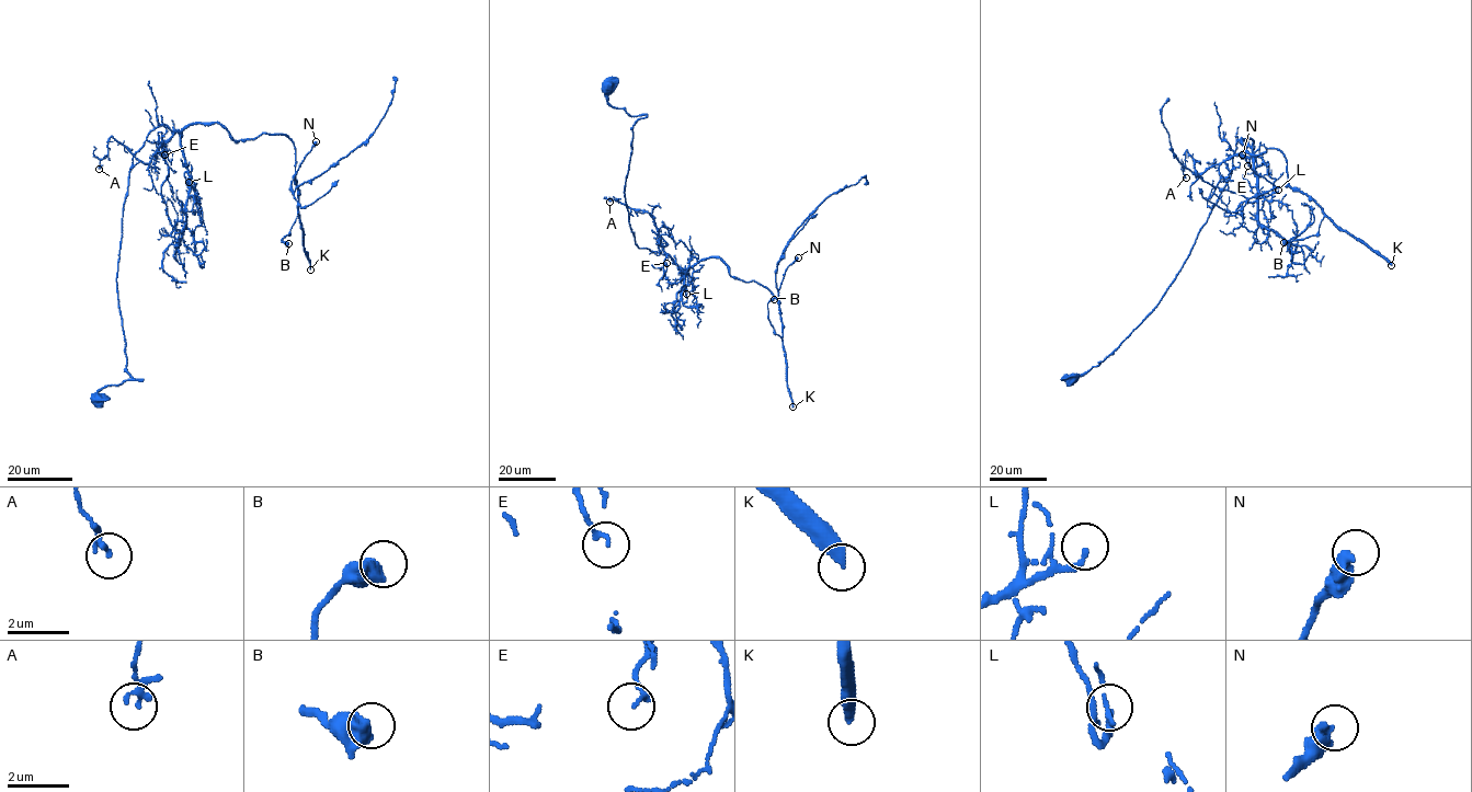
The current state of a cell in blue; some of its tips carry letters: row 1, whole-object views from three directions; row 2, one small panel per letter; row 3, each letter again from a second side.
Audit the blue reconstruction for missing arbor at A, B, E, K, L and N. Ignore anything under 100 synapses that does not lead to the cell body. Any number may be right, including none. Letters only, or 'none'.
K

